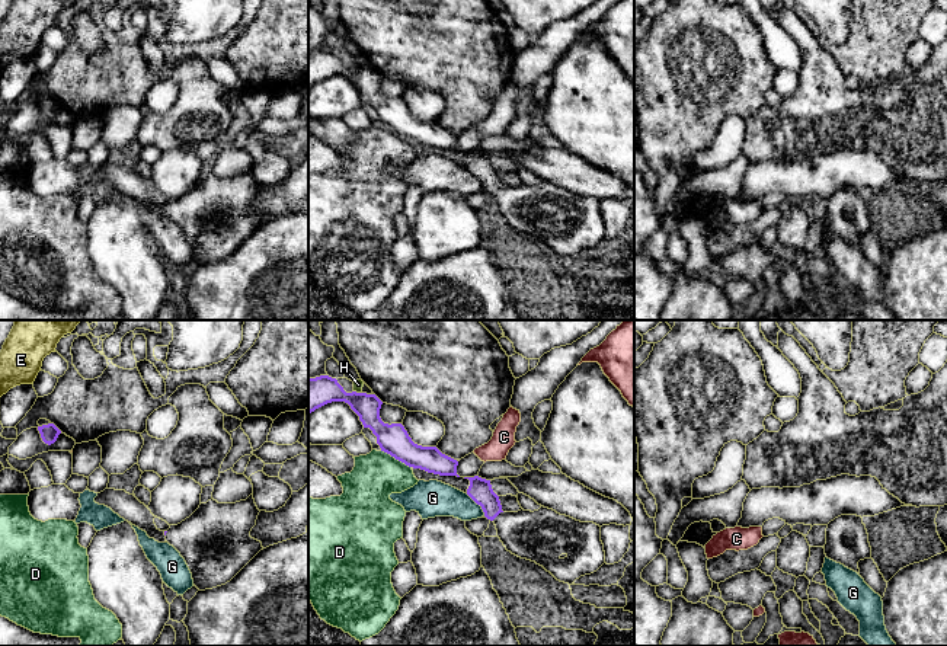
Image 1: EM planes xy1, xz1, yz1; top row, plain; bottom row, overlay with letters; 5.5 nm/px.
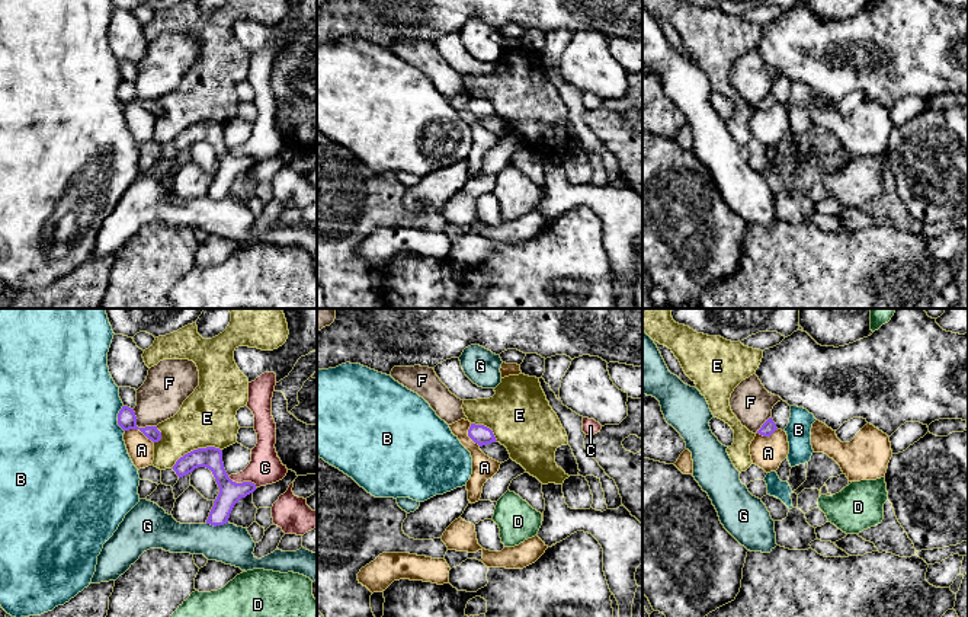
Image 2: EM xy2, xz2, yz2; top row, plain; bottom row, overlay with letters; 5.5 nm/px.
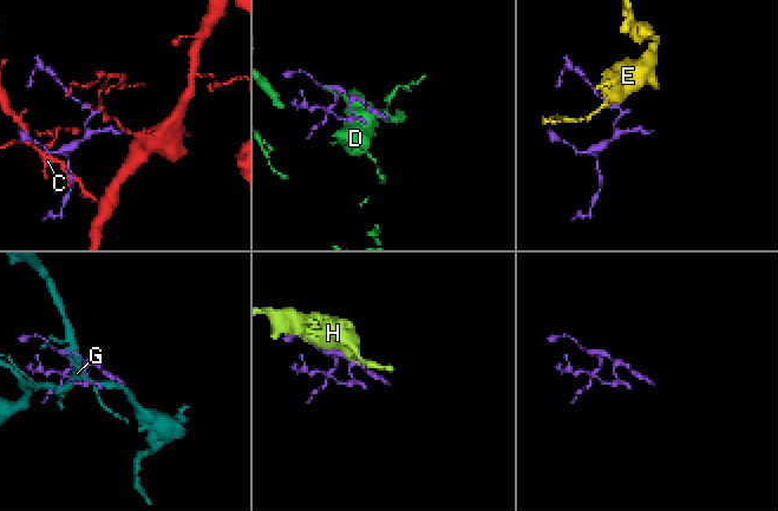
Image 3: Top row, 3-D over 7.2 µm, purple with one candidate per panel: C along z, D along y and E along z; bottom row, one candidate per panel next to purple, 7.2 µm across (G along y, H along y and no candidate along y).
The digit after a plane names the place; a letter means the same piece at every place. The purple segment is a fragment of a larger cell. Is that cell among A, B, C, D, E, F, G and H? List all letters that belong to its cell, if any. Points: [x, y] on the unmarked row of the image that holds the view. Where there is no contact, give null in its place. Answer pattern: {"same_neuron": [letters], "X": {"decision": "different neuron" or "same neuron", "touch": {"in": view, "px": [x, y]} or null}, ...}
{"same_neuron": [], "A": {"decision": "different neuron", "touch": {"in": "xy2", "px": [140, 104]}}, "B": {"decision": "different neuron", "touch": {"in": "xy2", "px": [118, 92]}}, "C": {"decision": "different neuron", "touch": {"in": "xy2", "px": [243, 156]}}, "D": {"decision": "different neuron", "touch": {"in": "xz1", "px": [396, 133]}}, "E": {"decision": "different neuron", "touch": {"in": "xy2", "px": [198, 122]}}, "F": {"decision": "different neuron", "touch": {"in": "xy2", "px": [137, 101]}}, "G": {"decision": "different neuron", "touch": {"in": "xz1", "px": [477, 178]}}, "H": {"decision": "different neuron", "touch": {"in": "xz1", "px": [358, 67]}}}

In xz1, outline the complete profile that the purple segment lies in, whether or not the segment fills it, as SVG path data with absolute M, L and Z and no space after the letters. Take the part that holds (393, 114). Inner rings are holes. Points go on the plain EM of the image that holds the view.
M329 49L308 52L308 89L332 76L348 77L364 102L369 102L377 111L381 125L396 134L428 147L460 151L457 134L442 128L436 121L415 118L401 97L384 97L380 92L383 76L375 68L346 67L337 54Z

